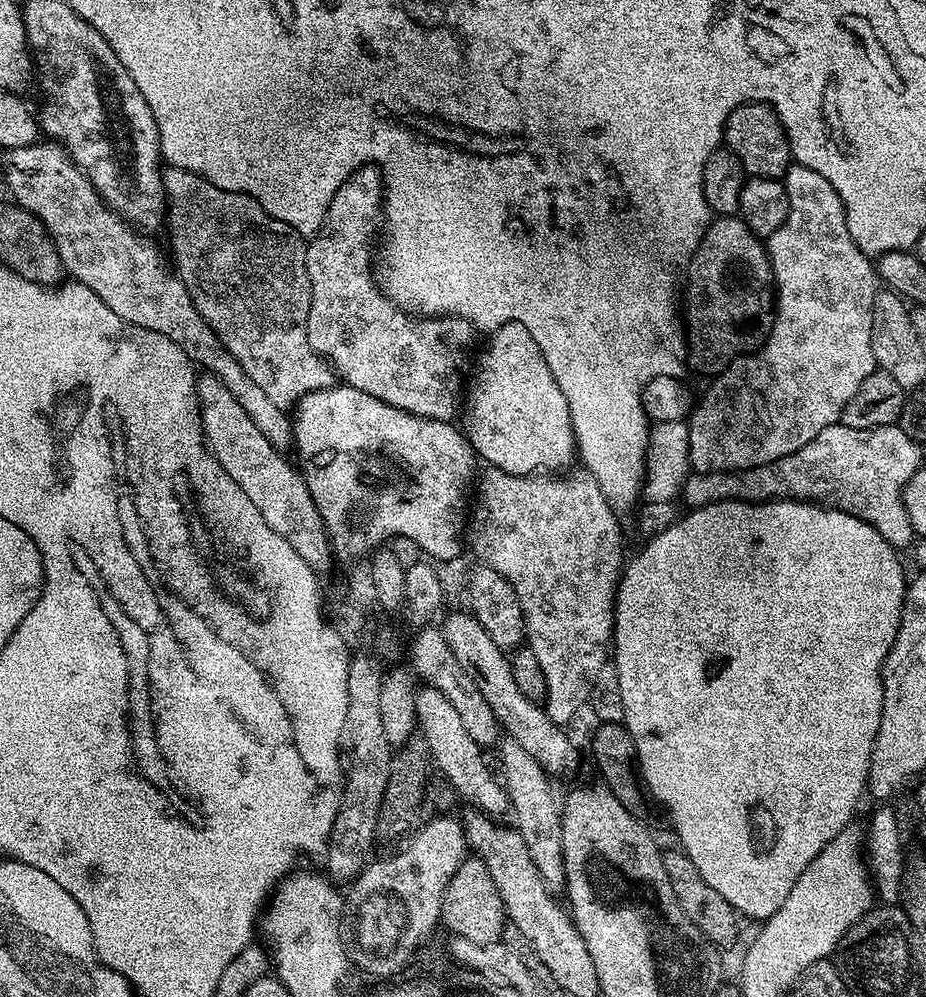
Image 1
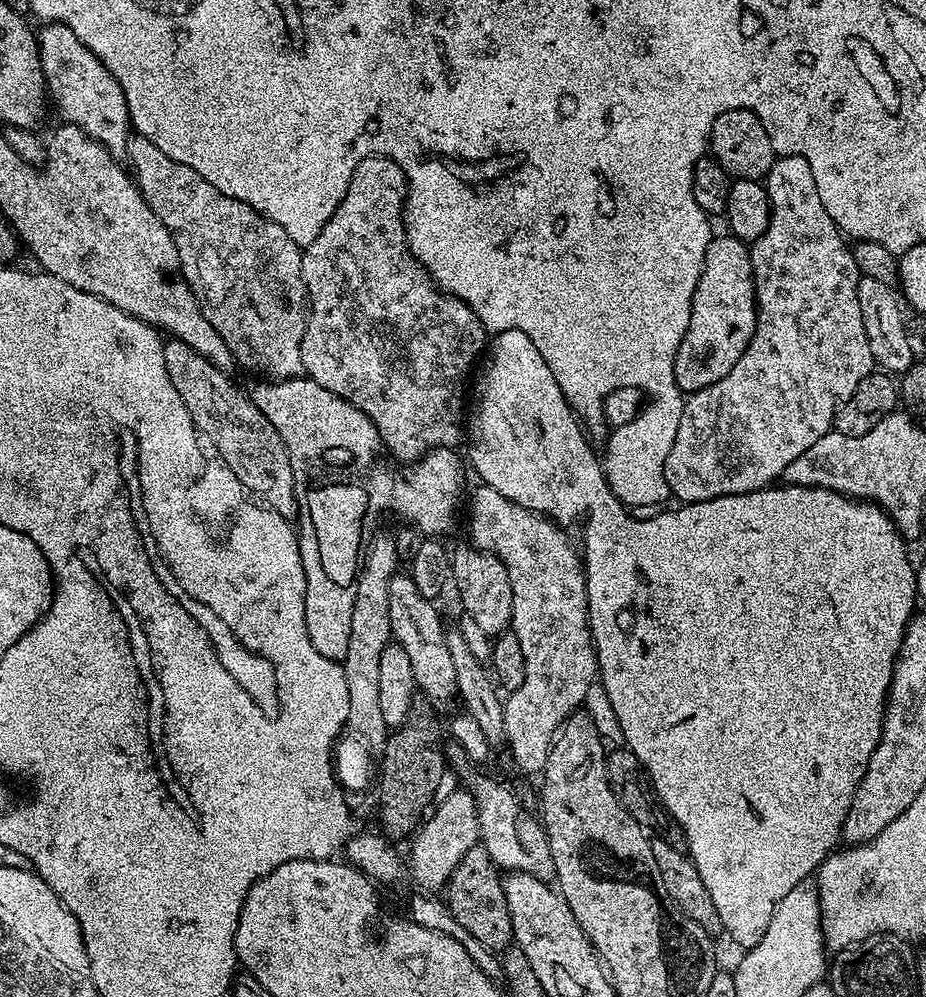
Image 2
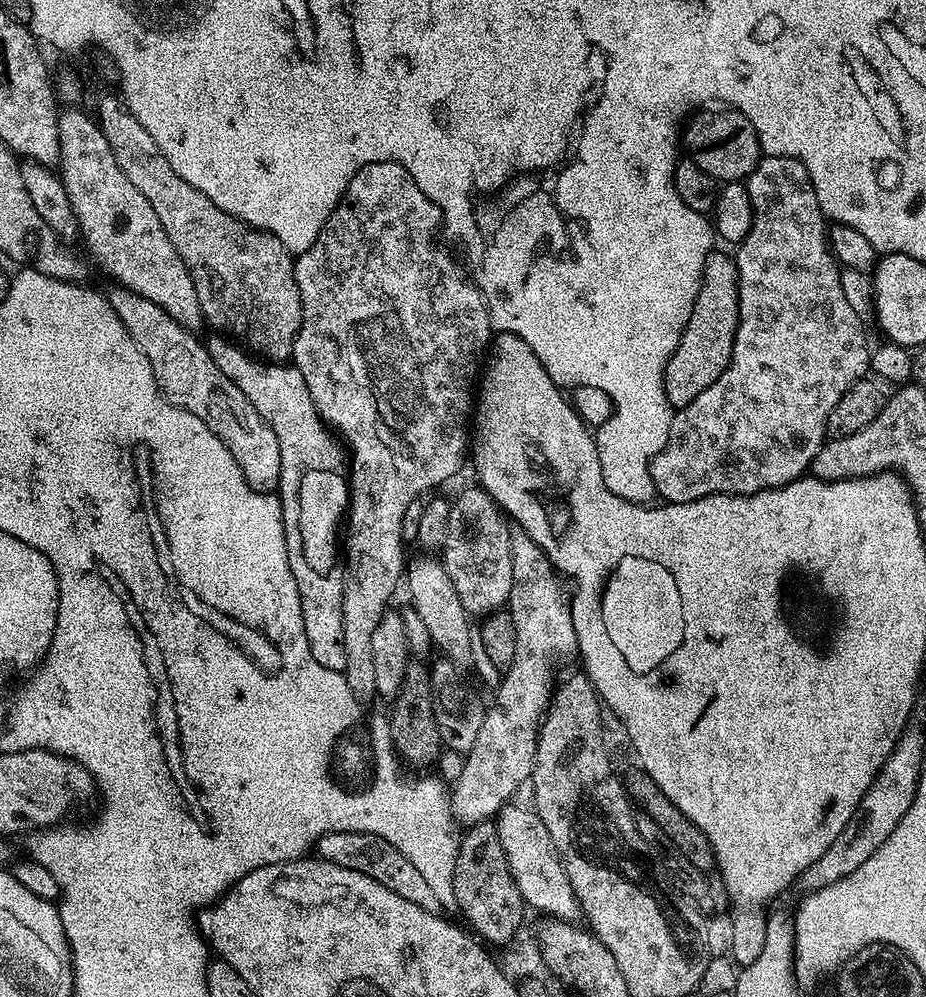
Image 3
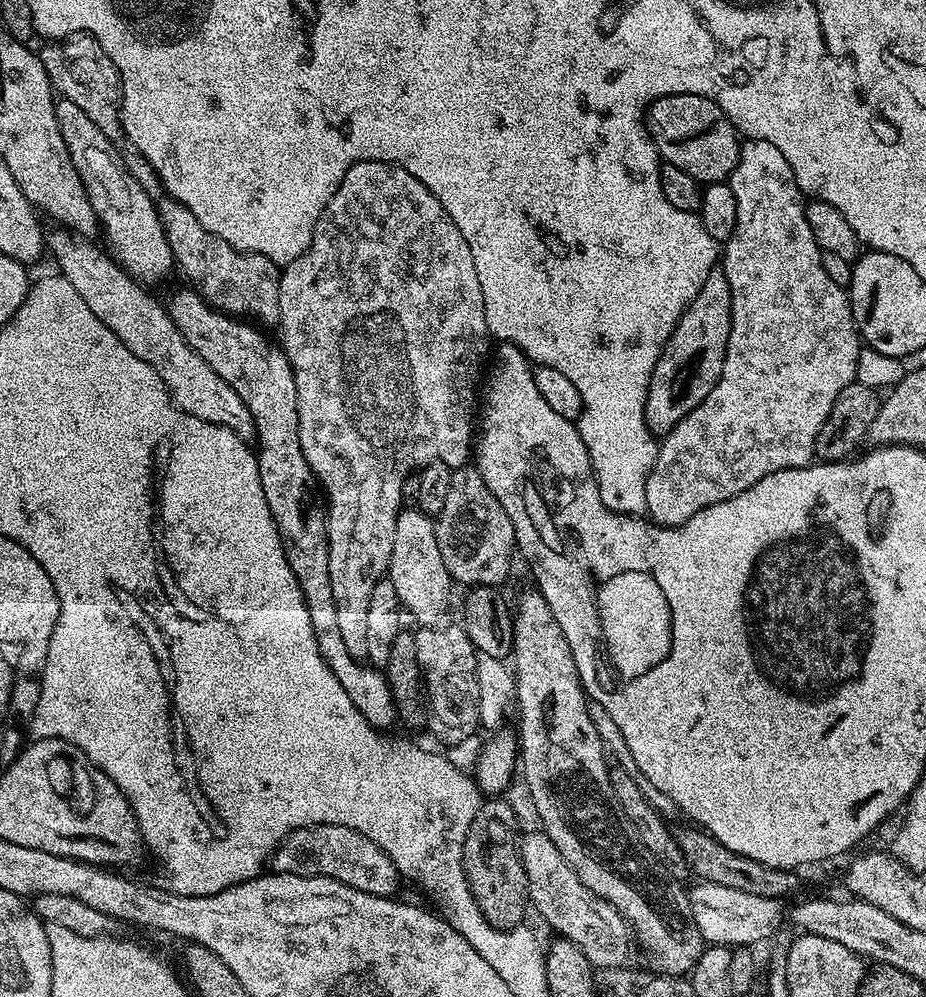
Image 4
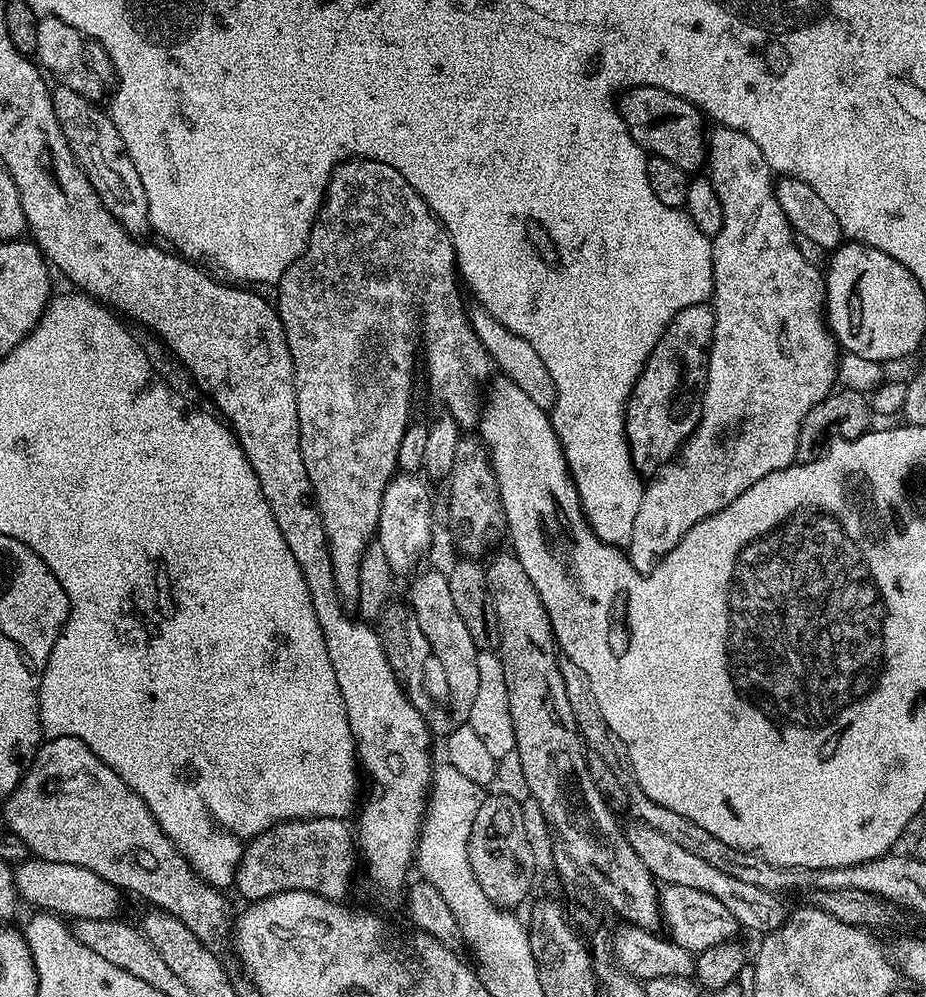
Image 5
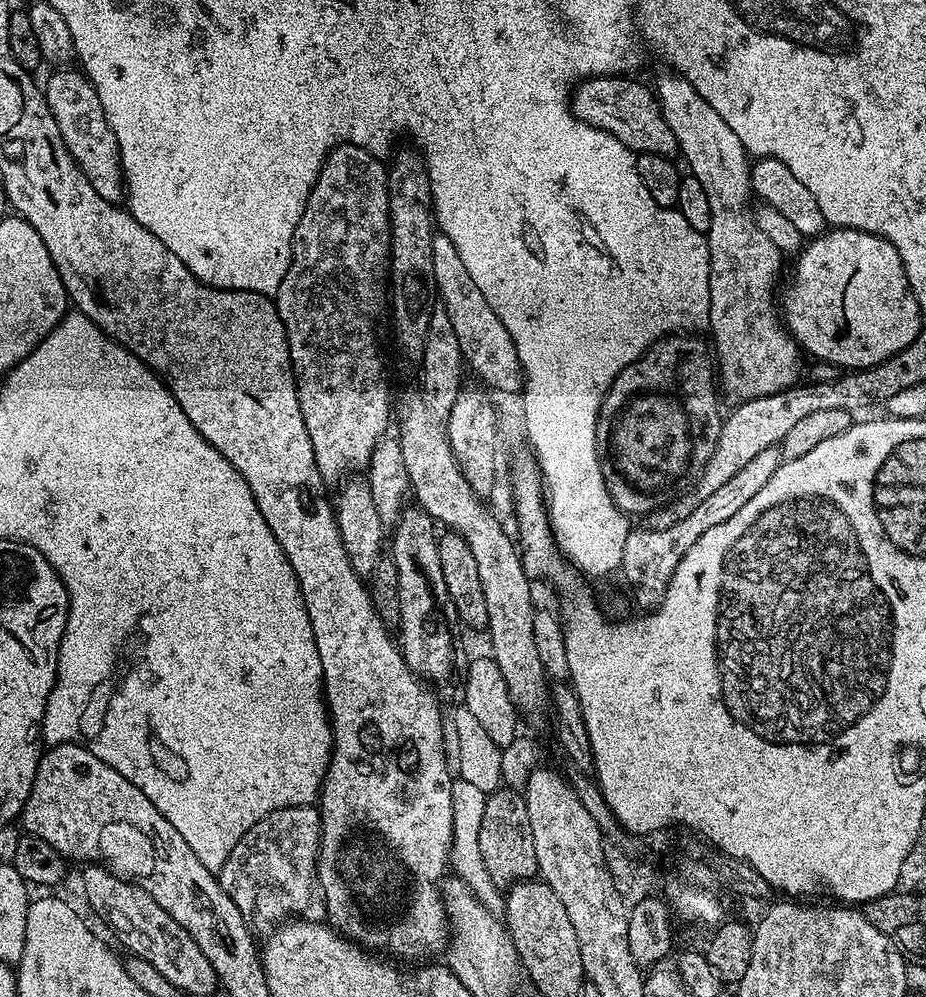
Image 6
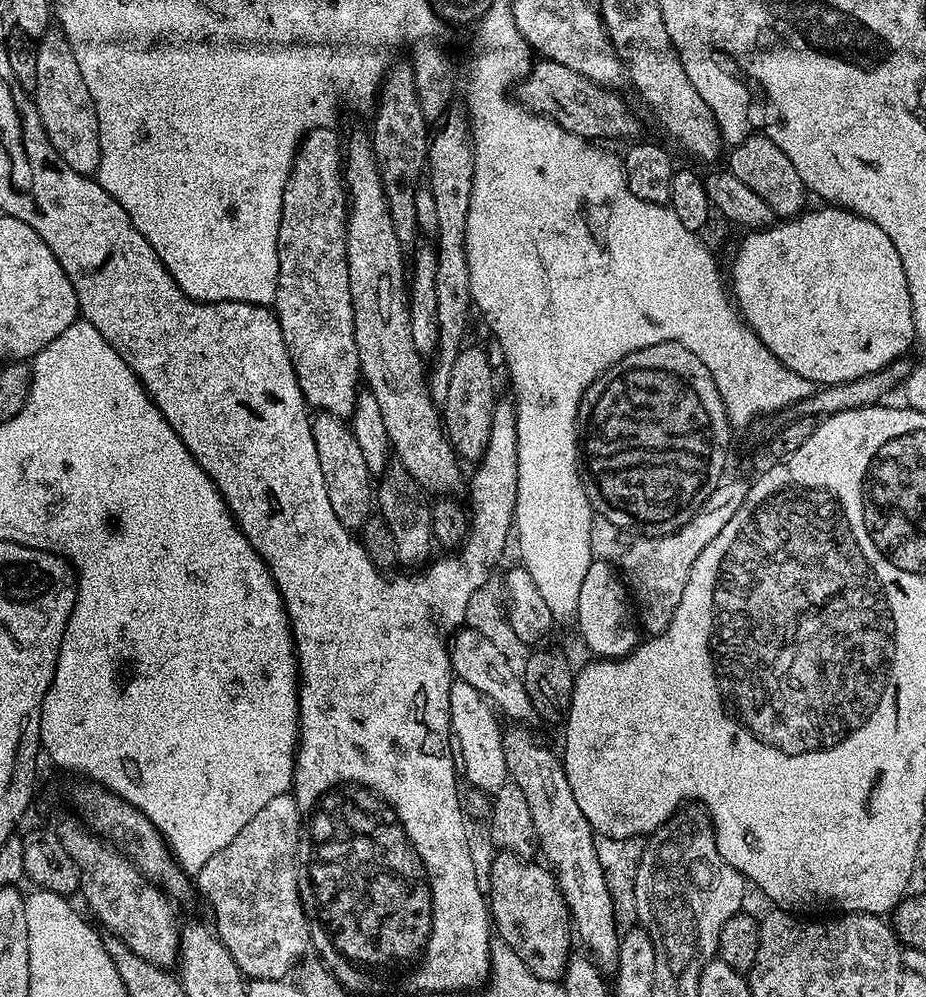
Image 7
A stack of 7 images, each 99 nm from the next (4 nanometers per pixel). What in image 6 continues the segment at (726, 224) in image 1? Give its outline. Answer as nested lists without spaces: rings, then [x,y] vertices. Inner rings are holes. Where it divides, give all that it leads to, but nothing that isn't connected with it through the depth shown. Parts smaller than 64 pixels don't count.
[[[665,338],[653,344],[630,366],[619,369],[600,403],[596,449],[602,474],[612,501],[632,518],[654,511],[687,476],[700,475],[718,442],[722,412],[720,414],[720,404],[716,401],[718,384],[714,379],[713,361],[698,341],[680,339],[684,338]]]

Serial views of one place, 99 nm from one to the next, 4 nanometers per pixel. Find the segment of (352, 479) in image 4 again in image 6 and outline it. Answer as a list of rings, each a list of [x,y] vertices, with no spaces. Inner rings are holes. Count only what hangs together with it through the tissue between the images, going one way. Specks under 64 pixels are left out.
[[[340,144],[329,152],[320,167],[318,178],[306,198],[306,206],[302,210],[302,218],[298,218],[298,226],[292,239],[292,261],[286,270],[286,278],[282,278],[282,286],[275,289],[274,303],[284,323],[288,349],[292,359],[292,374],[296,377],[296,393],[298,406],[302,410],[302,418],[306,422],[306,434],[310,434],[310,442],[314,446],[314,458],[322,478],[326,482],[339,481],[349,474],[367,469],[370,454],[374,446],[389,431],[388,420],[393,419],[394,392],[388,389],[388,380],[384,377],[384,360],[380,357],[380,348],[376,345],[376,328],[372,325],[372,315],[380,308],[380,284],[376,280],[385,279],[386,269],[390,264],[390,229],[388,226],[388,170],[383,159],[377,158],[365,148],[353,144]]]

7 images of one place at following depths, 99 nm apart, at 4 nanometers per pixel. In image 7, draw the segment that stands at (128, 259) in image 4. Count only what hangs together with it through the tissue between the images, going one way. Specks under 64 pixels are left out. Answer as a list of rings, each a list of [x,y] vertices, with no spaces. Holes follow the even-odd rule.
[[[49,27],[39,37],[36,53],[38,54],[38,86],[34,93],[34,103],[40,112],[42,126],[50,138],[50,146],[64,157],[66,166],[83,176],[92,176],[98,170],[100,161],[100,143],[98,142],[98,114],[82,78],[78,58],[70,50],[70,42],[59,27]]]

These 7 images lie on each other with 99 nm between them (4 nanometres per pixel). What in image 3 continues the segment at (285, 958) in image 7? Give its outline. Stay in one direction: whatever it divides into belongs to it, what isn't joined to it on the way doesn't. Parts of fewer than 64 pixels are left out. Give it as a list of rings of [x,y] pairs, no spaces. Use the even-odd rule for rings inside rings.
[[[348,830],[324,832],[314,846],[315,855],[326,862],[334,862],[334,866],[346,866],[346,870],[358,870],[358,874],[366,874],[366,878],[382,882],[386,890],[394,890],[394,894],[406,898],[406,902],[414,902],[414,906],[422,906],[422,910],[435,913],[441,911],[438,898],[434,898],[430,886],[422,878],[421,872],[410,863],[410,858],[406,858],[406,854],[394,850],[390,842],[369,832],[344,831]]]

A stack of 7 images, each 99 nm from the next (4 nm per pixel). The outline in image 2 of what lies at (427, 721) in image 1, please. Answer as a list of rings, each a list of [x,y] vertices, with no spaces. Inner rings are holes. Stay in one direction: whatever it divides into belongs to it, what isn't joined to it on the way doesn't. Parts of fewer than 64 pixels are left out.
[[[476,772],[466,784],[467,791],[476,800],[478,822],[480,823],[480,840],[482,847],[488,851],[490,858],[498,866],[512,864],[513,869],[537,876],[539,880],[551,881],[556,875],[554,858],[548,845],[548,836],[543,825],[534,822],[528,816],[524,820],[524,833],[520,836],[520,800],[504,784],[491,780],[488,776]]]

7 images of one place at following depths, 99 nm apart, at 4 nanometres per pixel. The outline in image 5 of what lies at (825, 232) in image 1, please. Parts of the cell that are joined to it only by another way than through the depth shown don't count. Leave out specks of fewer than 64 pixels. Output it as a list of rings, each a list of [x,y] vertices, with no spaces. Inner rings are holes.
[[[716,126],[716,129],[709,131],[706,136],[706,175],[709,182],[714,186],[714,194],[718,194],[718,202],[722,202],[722,230],[711,237],[712,242],[712,294],[710,303],[714,310],[714,334],[712,343],[708,349],[708,383],[704,385],[704,396],[700,399],[700,421],[695,432],[684,441],[684,447],[680,449],[675,460],[669,460],[667,464],[659,469],[660,472],[652,481],[644,484],[642,502],[638,502],[638,514],[634,517],[634,530],[630,534],[626,545],[626,555],[628,561],[634,566],[634,570],[645,574],[653,572],[660,565],[660,560],[684,537],[691,528],[698,526],[706,518],[718,514],[738,494],[746,494],[754,482],[766,478],[766,474],[774,474],[774,470],[789,468],[796,463],[796,450],[798,448],[798,434],[802,430],[802,422],[806,414],[818,402],[822,402],[831,396],[837,387],[837,368],[839,366],[841,349],[838,347],[835,336],[828,328],[826,319],[826,305],[824,303],[824,276],[821,269],[815,264],[806,262],[796,245],[796,236],[792,227],[788,225],[786,214],[782,212],[782,206],[778,206],[776,197],[776,185],[774,183],[774,173],[771,166],[766,162],[762,150],[758,150],[758,142],[750,138],[744,132],[739,132],[733,128]],[[736,428],[736,436],[728,436],[724,444],[716,444],[727,432],[732,432]]]

